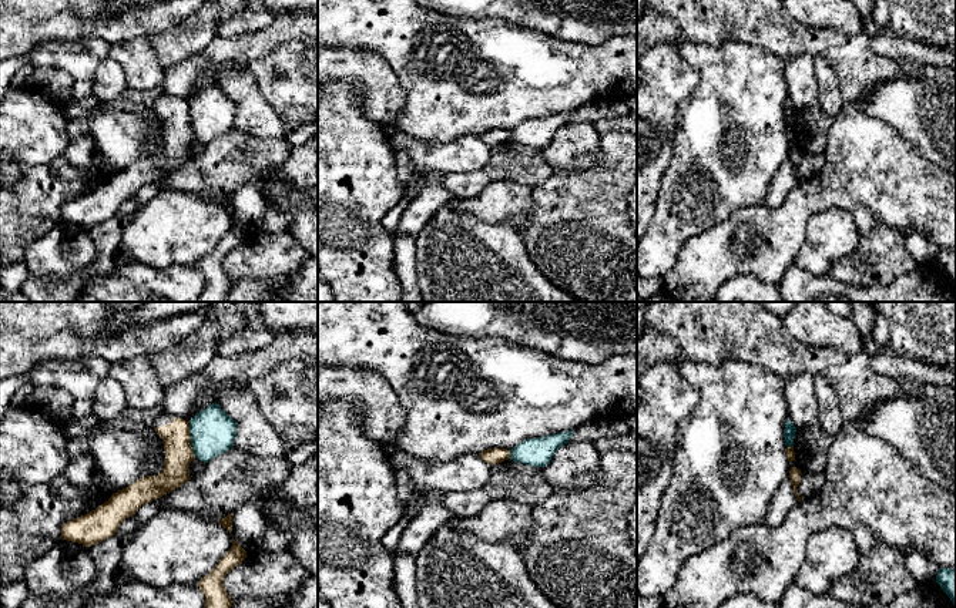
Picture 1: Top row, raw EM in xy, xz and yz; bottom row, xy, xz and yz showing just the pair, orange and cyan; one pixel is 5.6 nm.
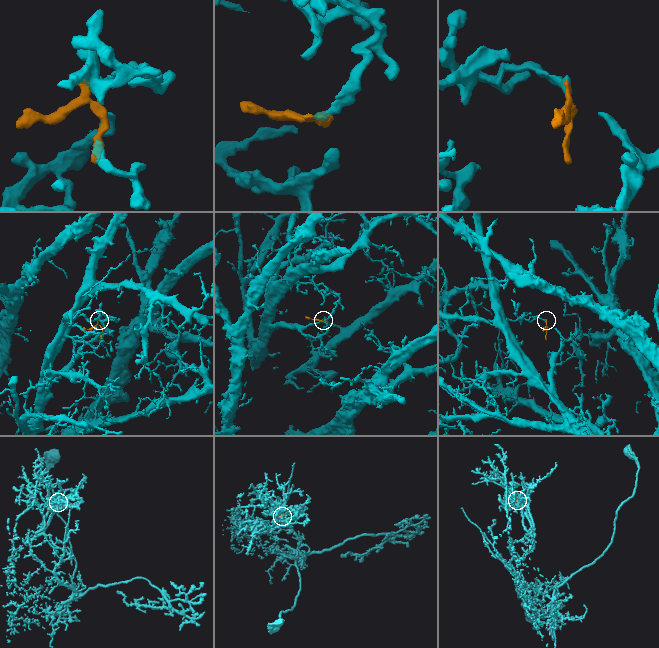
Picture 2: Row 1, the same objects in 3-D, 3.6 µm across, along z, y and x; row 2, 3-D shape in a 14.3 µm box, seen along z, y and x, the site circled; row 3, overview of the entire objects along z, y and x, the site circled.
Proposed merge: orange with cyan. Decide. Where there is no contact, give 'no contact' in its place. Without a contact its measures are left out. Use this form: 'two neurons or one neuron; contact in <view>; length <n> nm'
two neurons; contact in xy; length 220 nm

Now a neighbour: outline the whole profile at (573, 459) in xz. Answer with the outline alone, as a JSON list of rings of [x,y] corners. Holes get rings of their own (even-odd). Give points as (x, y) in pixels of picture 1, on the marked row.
[[[568,443],[556,450],[550,463],[544,467],[544,476],[554,491],[583,490],[576,477],[584,471],[600,467],[601,454],[594,444]]]

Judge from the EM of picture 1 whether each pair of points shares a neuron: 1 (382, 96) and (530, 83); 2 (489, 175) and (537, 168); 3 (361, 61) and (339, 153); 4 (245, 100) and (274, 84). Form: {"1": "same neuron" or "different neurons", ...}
{"1": "different neurons", "2": "same neuron", "3": "different neurons", "4": "different neurons"}

